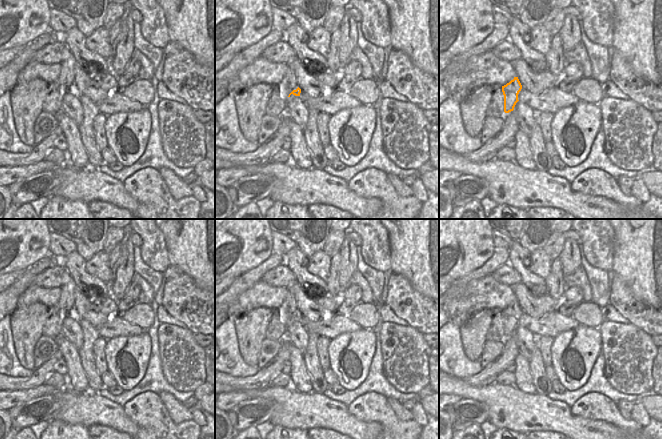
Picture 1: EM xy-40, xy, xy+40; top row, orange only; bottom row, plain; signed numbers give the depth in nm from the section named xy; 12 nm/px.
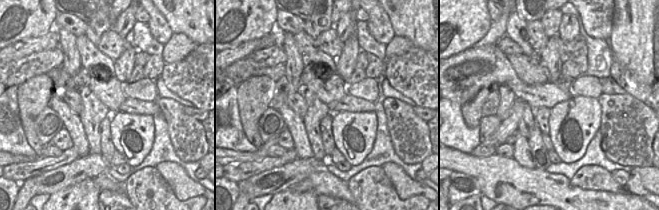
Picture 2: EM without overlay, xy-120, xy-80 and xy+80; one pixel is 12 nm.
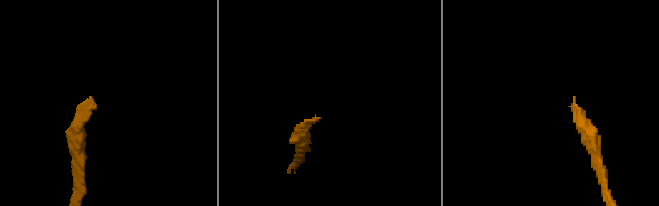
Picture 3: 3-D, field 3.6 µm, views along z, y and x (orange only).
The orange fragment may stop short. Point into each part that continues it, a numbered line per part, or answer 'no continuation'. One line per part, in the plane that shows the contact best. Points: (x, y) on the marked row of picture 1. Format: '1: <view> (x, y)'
1: xy (289, 83)

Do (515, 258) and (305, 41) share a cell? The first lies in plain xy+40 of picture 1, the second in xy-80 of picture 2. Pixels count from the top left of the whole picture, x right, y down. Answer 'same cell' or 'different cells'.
same cell

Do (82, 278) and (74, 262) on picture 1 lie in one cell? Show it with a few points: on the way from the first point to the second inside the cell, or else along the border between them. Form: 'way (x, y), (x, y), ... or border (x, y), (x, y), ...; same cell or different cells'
way (79, 274), (76, 266); same cell

